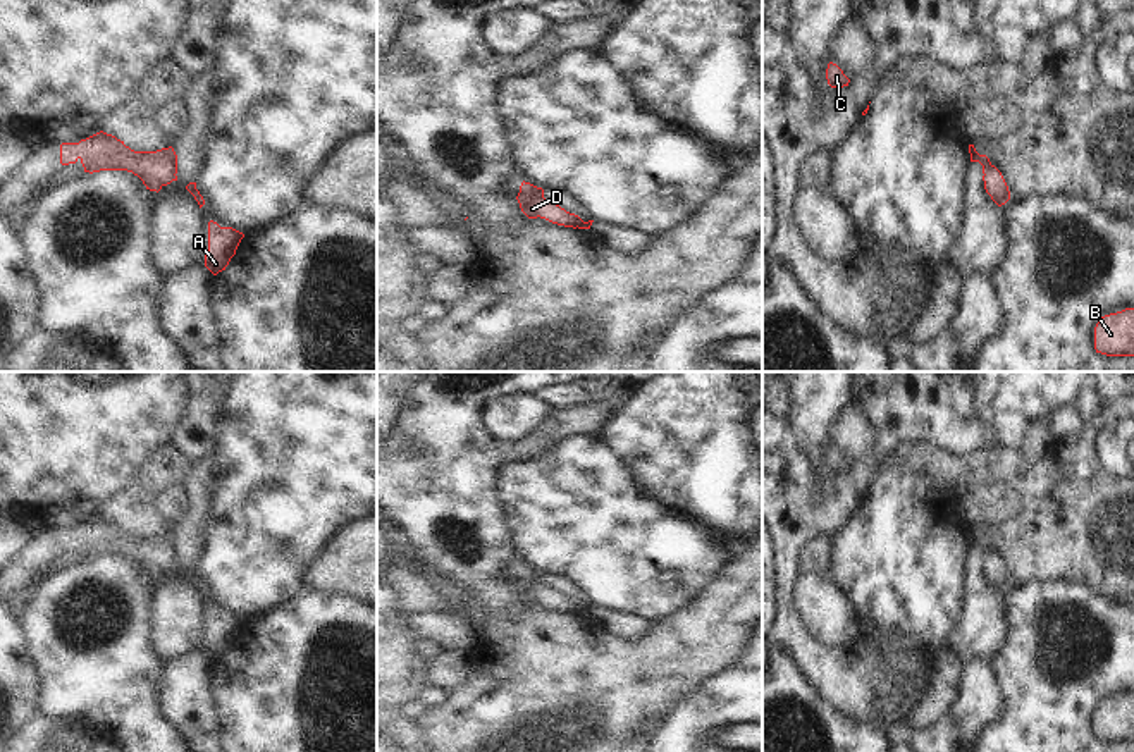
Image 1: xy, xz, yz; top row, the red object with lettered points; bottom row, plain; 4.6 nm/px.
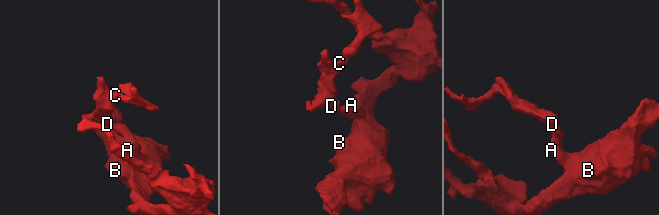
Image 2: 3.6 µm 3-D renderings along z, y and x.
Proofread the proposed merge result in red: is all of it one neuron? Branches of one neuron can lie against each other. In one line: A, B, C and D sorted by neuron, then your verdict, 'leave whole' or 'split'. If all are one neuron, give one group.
A B C D | leave whole

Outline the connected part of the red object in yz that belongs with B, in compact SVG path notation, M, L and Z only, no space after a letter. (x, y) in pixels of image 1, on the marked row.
M1125 308L1098 320L1094 349L1106 356L1134 356L1134 308Z

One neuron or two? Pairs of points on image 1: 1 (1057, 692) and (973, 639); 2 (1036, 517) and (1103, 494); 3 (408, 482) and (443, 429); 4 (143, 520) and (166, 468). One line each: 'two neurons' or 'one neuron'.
1: two neurons
2: one neuron
3: one neuron
4: one neuron

